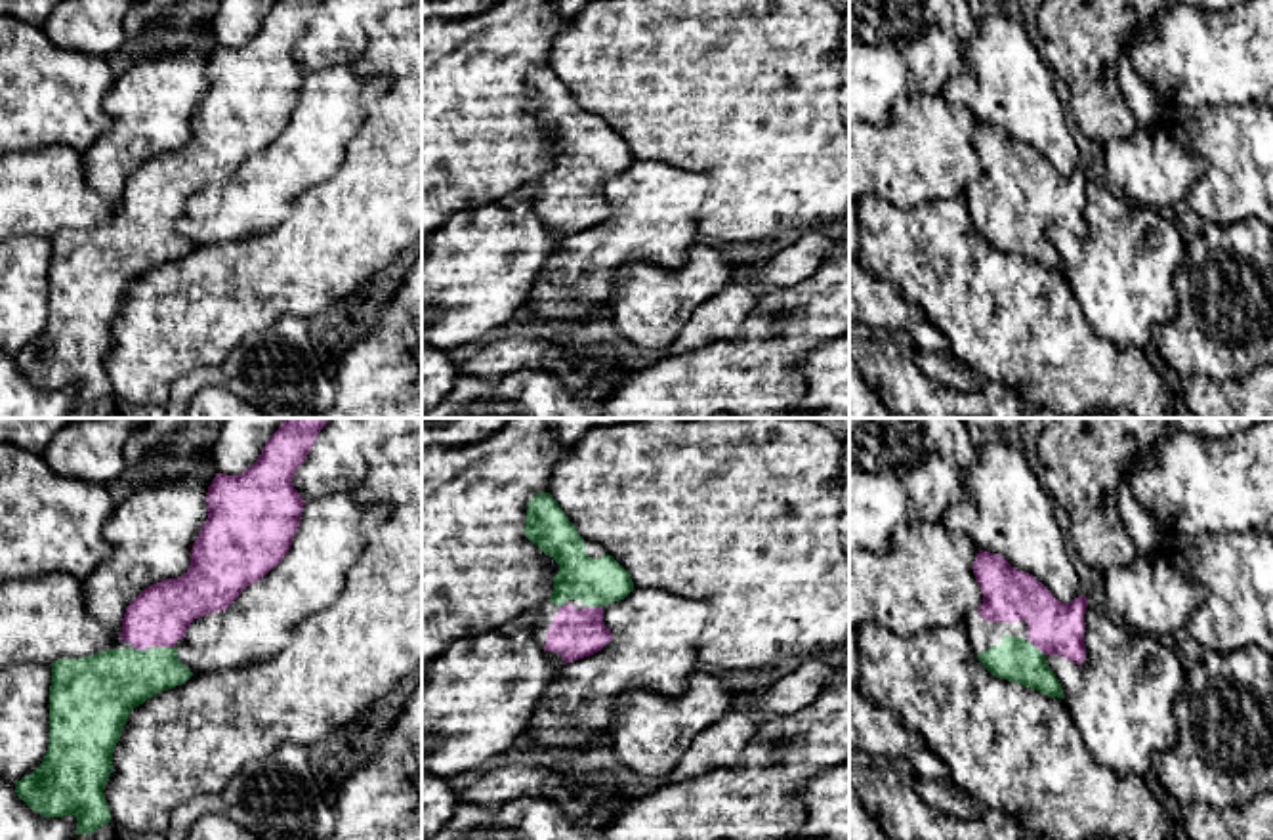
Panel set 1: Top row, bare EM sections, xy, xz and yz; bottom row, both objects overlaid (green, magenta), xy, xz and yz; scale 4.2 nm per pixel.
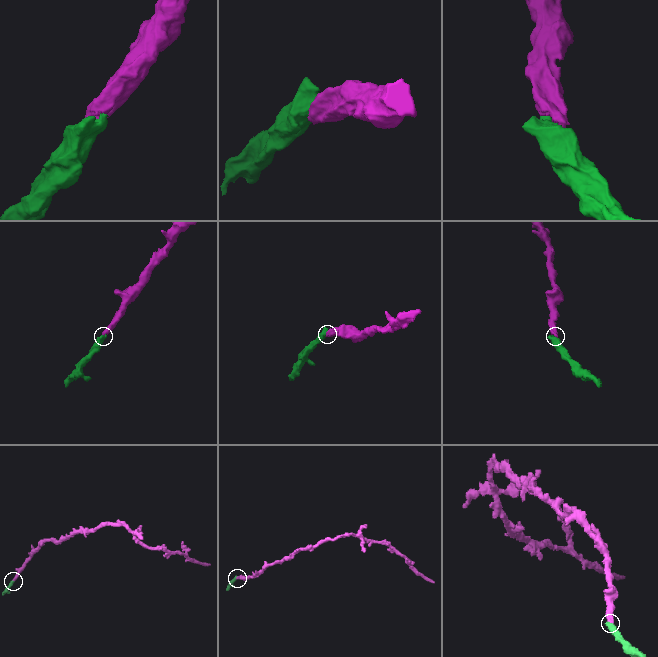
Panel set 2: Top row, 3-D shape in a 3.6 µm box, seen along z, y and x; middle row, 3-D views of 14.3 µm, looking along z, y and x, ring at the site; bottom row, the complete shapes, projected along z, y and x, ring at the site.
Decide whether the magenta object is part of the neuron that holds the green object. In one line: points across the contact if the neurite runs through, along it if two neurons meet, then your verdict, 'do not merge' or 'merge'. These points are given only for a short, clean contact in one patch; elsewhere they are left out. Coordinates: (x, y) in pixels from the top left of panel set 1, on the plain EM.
merge

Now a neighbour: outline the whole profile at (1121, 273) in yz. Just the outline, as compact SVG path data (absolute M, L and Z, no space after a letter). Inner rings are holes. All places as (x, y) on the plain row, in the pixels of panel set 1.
M1103 183L1084 185L1086 237L1061 227L1046 227L1046 237L1061 256L1069 286L1092 330L1120 349L1137 347L1157 361L1153 332L1178 315L1174 273L1183 260L1183 235L1172 212L1118 199Z

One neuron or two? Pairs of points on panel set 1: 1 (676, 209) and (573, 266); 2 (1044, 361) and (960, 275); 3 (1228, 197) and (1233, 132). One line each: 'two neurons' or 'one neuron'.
1: one neuron
2: one neuron
3: one neuron

